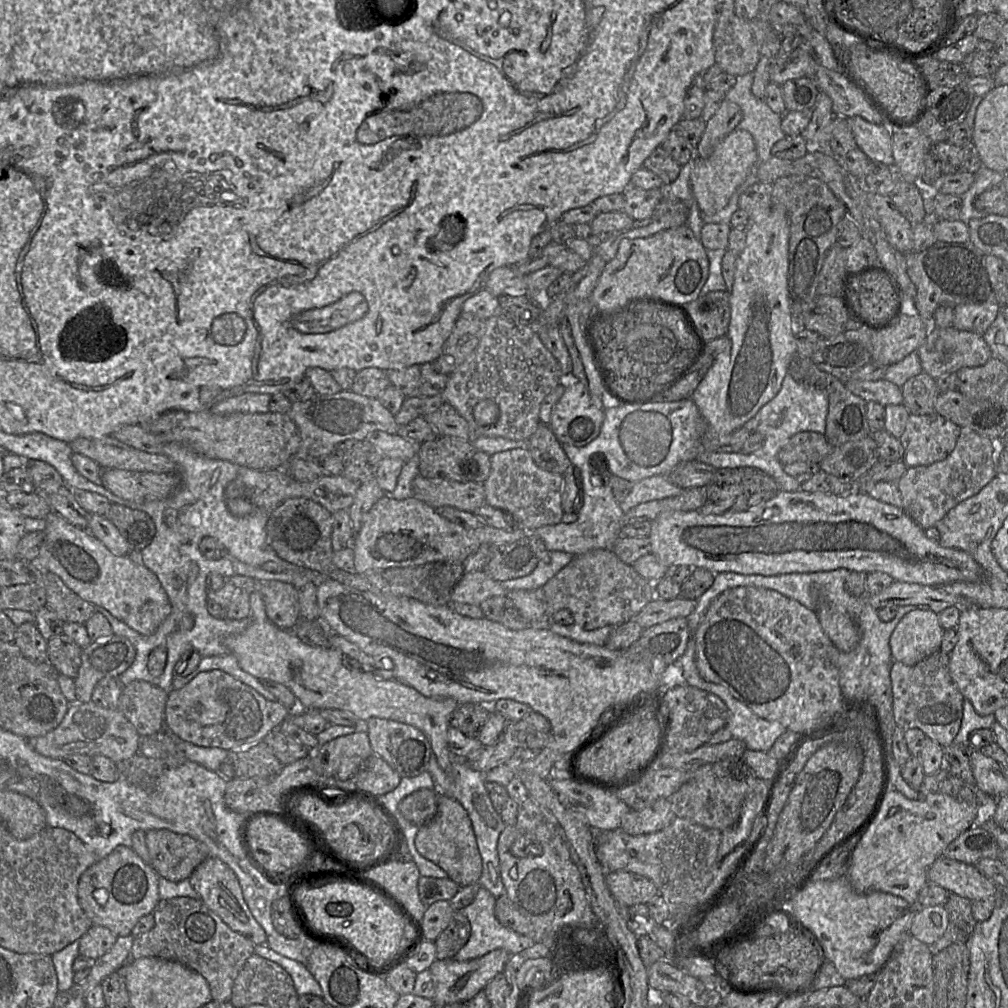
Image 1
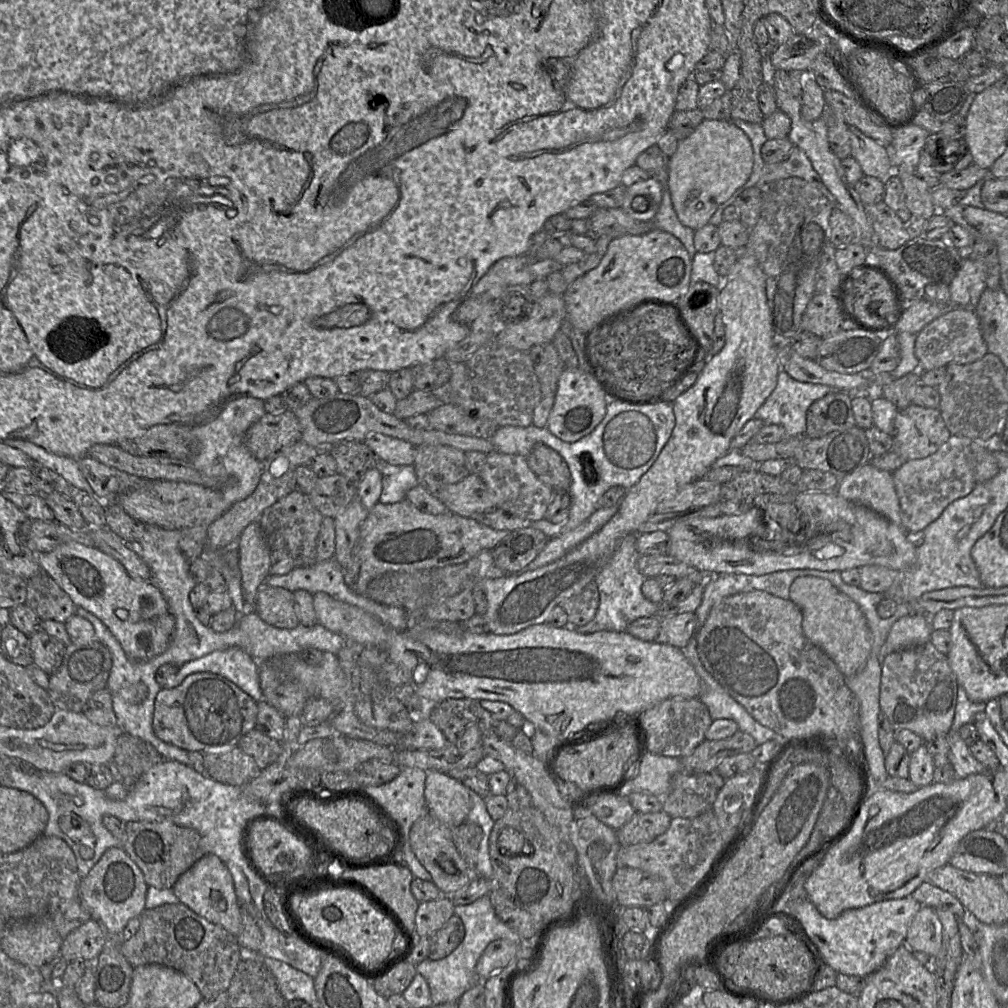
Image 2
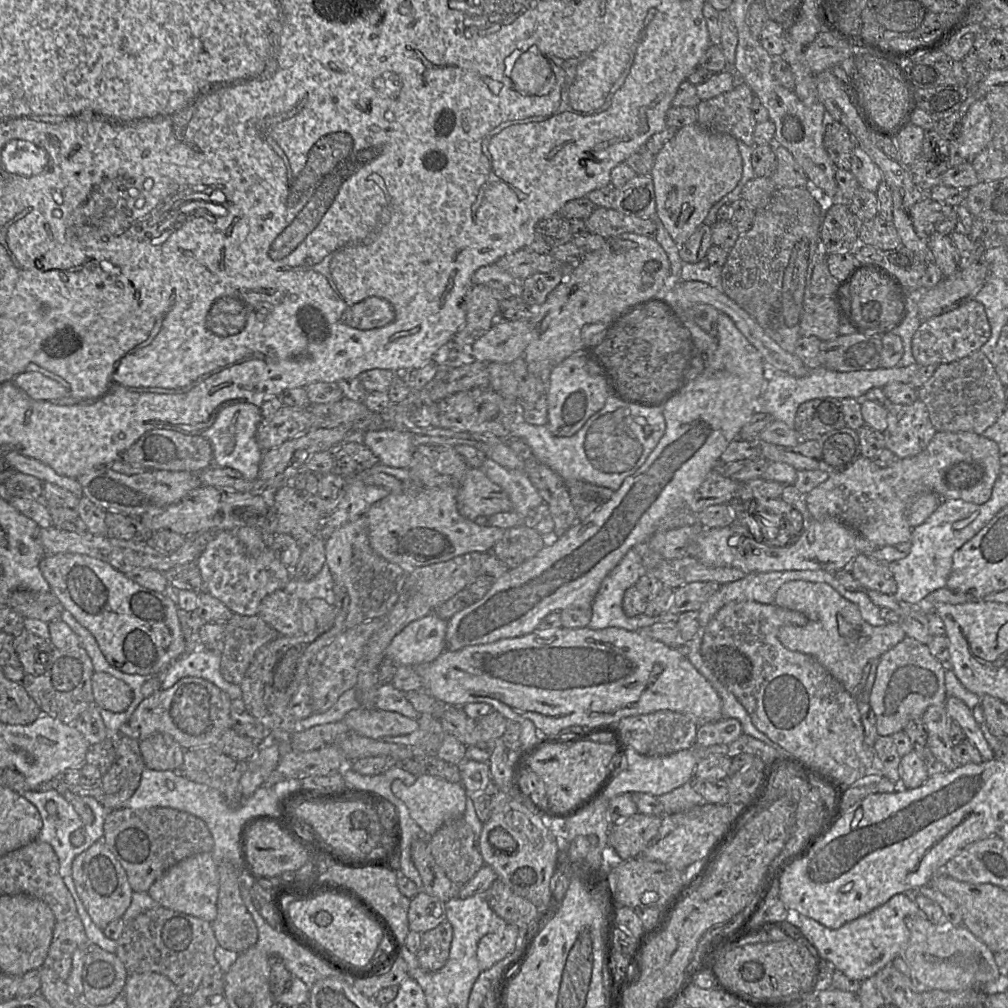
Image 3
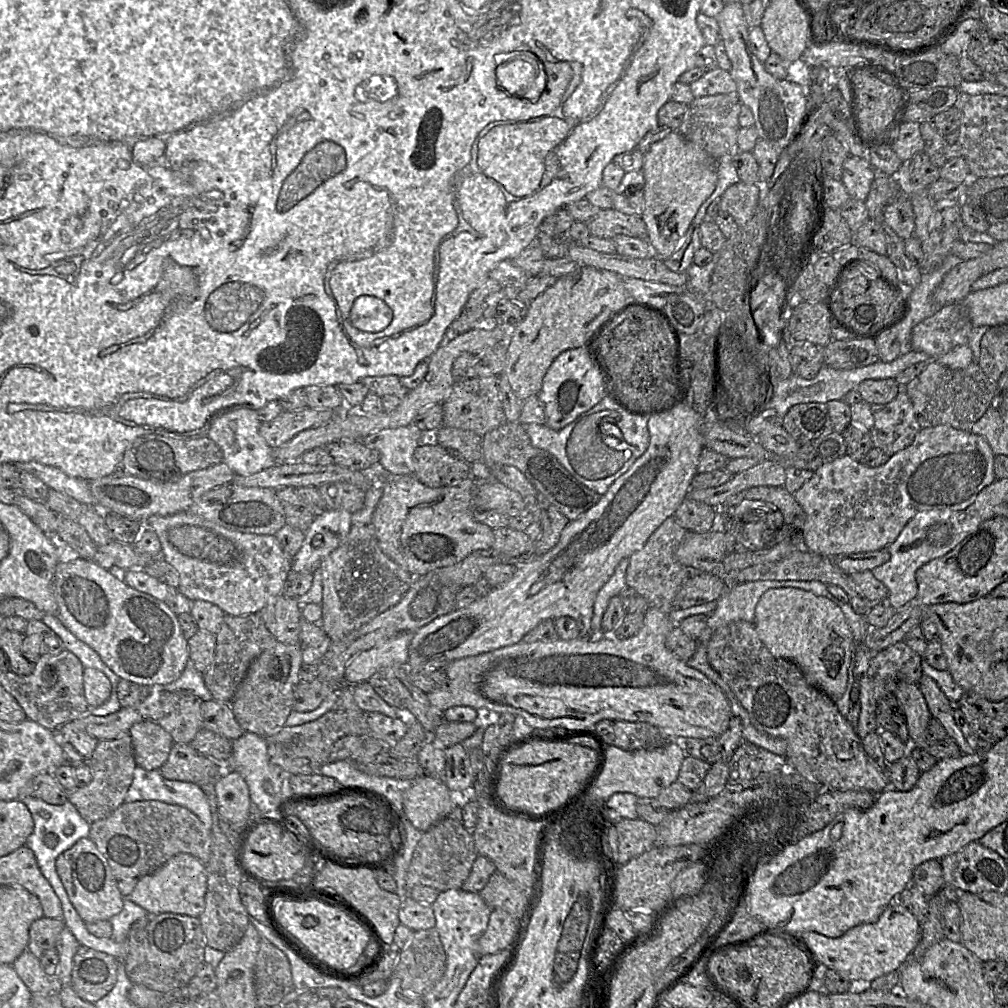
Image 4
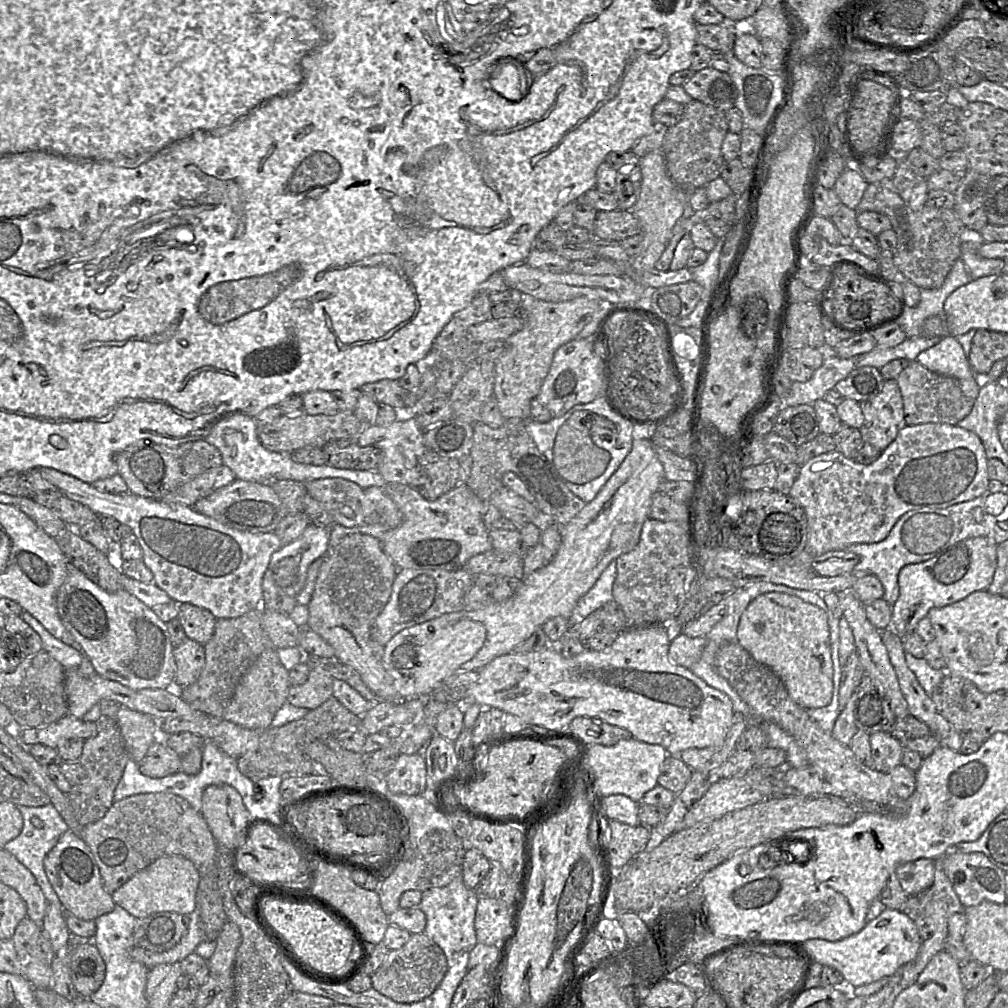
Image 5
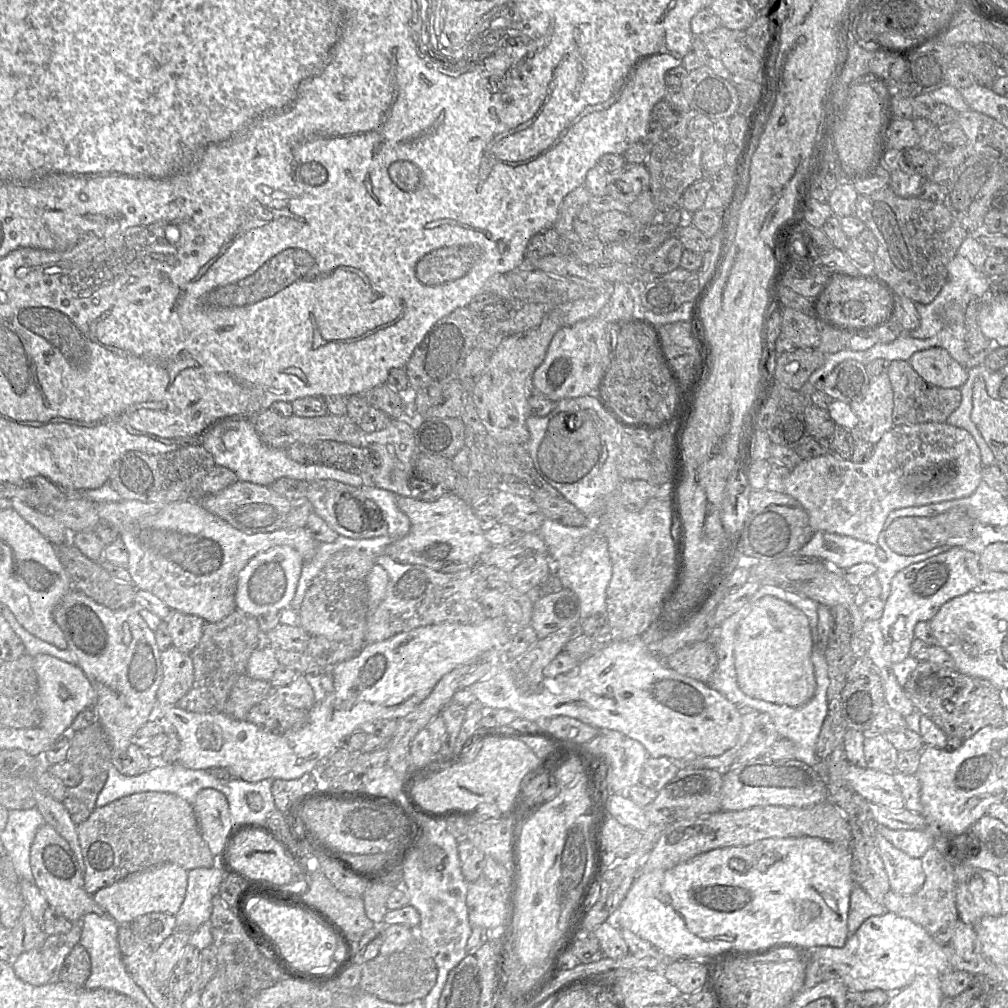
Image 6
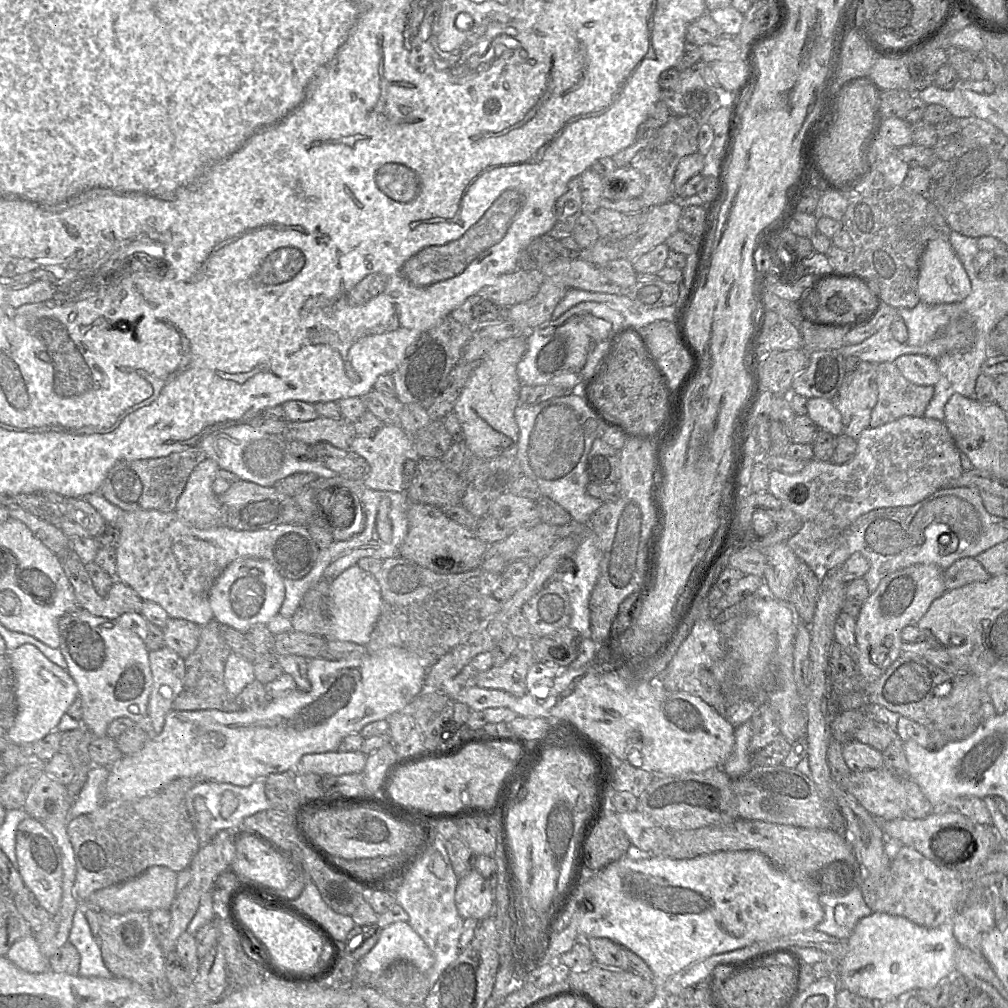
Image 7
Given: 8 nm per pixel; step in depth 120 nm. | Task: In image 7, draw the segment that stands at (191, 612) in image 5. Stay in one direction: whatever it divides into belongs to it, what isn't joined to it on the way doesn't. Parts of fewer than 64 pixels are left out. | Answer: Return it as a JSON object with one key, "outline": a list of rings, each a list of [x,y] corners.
{"outline":[[[169,617],[163,628],[164,646],[186,659],[198,645],[200,629],[188,620]]]}

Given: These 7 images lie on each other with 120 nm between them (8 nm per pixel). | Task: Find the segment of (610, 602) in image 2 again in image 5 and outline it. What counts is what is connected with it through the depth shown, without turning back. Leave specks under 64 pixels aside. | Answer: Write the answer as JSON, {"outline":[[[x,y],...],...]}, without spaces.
{"outline":[[[614,560],[602,572],[602,574],[596,581],[596,583],[592,586],[592,588],[579,599],[573,612],[573,619],[570,619],[570,625],[571,621],[573,621],[574,619],[584,619],[594,611],[602,608],[603,606],[614,600],[612,594],[612,588],[616,575],[617,575],[617,567],[616,567],[616,561]]]}

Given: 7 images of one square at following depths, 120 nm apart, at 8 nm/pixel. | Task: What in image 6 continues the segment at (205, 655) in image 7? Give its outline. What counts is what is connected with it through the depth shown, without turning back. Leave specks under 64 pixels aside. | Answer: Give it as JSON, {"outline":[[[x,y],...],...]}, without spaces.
{"outline":[[[239,610],[220,621],[206,623],[200,642],[190,653],[194,667],[193,685],[176,705],[190,712],[223,712],[235,681],[245,673],[249,657],[263,643],[264,634],[259,629],[257,618]]]}

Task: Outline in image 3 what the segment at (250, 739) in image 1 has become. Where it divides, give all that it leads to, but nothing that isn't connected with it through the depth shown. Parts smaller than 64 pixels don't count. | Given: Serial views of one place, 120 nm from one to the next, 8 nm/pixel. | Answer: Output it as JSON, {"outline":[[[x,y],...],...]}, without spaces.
{"outline":[[[185,677],[172,688],[159,690],[145,698],[131,715],[129,721],[121,726],[122,737],[142,740],[154,733],[165,733],[175,739],[185,750],[214,746],[222,734],[231,728],[232,699],[212,682],[199,677]]]}

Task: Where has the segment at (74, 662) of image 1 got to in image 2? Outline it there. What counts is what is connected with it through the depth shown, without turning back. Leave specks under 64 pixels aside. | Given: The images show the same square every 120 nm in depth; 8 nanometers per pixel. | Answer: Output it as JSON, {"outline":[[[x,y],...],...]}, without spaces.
{"outline":[[[38,630],[29,637],[33,655],[33,665],[51,675],[61,665],[66,645],[43,630]]]}

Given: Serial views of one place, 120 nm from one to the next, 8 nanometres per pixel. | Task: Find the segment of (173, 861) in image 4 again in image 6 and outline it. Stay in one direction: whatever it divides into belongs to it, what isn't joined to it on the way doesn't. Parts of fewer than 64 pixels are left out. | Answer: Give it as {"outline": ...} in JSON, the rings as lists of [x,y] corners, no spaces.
{"outline":[[[162,863],[129,875],[92,894],[94,901],[119,925],[131,924],[138,917],[153,913],[175,915],[186,895],[188,871],[176,863]]]}

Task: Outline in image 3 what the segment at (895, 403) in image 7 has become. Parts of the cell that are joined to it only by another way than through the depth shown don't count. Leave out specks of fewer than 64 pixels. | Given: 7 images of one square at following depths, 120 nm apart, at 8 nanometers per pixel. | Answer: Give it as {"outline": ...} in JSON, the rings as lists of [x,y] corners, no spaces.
{"outline":[[[977,351],[958,361],[939,365],[932,377],[917,391],[918,399],[926,405],[930,420],[937,431],[971,432],[982,435],[987,428],[997,423],[1007,408],[1005,387],[988,357]]]}

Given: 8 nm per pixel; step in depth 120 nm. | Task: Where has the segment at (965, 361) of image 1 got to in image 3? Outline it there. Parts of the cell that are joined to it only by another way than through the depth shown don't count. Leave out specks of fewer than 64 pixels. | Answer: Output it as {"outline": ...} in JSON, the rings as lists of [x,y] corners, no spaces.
{"outline":[[[972,300],[954,310],[922,321],[912,339],[912,354],[919,366],[948,364],[979,351],[990,335],[991,328],[984,306]]]}

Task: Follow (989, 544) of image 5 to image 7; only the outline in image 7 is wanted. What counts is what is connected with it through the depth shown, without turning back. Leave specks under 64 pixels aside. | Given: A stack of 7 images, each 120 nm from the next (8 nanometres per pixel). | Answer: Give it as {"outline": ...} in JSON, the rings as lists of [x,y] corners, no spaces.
{"outline":[[[917,564],[884,577],[875,592],[864,602],[856,617],[854,659],[862,676],[874,680],[895,662],[902,653],[901,631],[914,626],[927,612],[931,603],[947,591],[943,569],[934,564]]]}

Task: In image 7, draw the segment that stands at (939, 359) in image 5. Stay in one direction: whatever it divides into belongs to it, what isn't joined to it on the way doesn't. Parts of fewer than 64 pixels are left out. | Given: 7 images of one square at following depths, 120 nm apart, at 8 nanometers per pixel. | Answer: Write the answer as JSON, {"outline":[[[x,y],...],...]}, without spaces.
{"outline":[[[902,355],[894,361],[902,375],[911,383],[934,386],[939,380],[937,360],[923,355]]]}

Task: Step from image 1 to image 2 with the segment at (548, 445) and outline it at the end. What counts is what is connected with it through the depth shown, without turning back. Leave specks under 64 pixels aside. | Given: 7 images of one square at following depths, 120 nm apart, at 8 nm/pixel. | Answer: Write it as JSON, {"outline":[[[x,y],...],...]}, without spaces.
{"outline":[[[538,443],[526,456],[529,468],[537,478],[555,492],[568,492],[570,472],[561,455],[551,447]]]}

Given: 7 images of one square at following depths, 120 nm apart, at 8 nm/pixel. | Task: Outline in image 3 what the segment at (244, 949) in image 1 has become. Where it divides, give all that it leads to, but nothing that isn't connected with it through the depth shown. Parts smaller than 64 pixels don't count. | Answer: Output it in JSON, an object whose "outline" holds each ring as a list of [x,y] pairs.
{"outline":[[[158,906],[126,922],[116,954],[129,974],[155,972],[168,977],[181,994],[192,995],[205,976],[223,973],[214,952],[218,947],[211,923]]]}

